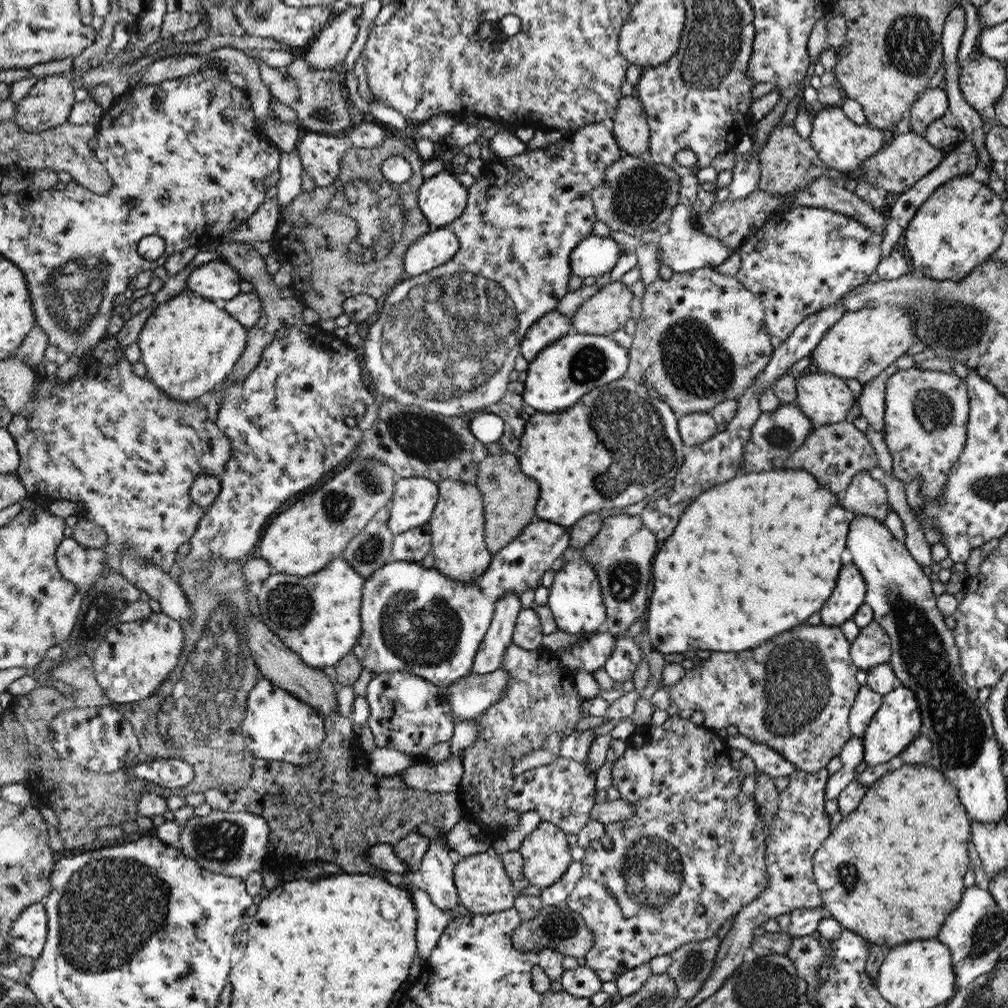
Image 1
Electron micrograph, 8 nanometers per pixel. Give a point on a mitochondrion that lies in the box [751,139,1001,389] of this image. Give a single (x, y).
(959, 326)

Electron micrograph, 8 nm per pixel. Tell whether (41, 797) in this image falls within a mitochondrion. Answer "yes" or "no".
no

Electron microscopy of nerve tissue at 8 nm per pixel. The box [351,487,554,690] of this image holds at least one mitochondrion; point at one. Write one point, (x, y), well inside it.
(420, 630)

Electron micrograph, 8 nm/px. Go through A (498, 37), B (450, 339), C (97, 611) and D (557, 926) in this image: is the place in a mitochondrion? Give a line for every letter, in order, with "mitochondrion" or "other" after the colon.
A: other
B: mitochondrion
C: mitochondrion
D: mitochondrion

